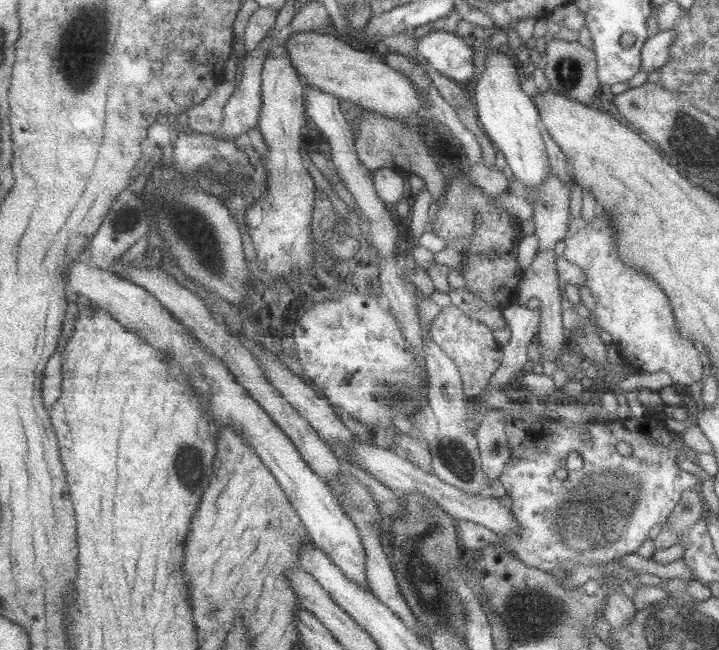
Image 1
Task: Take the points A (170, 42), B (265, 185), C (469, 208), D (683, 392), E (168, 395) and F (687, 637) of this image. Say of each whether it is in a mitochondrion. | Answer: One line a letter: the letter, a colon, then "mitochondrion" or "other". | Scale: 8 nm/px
A: other
B: other
C: mitochondrion
D: other
E: other
F: mitochondrion

